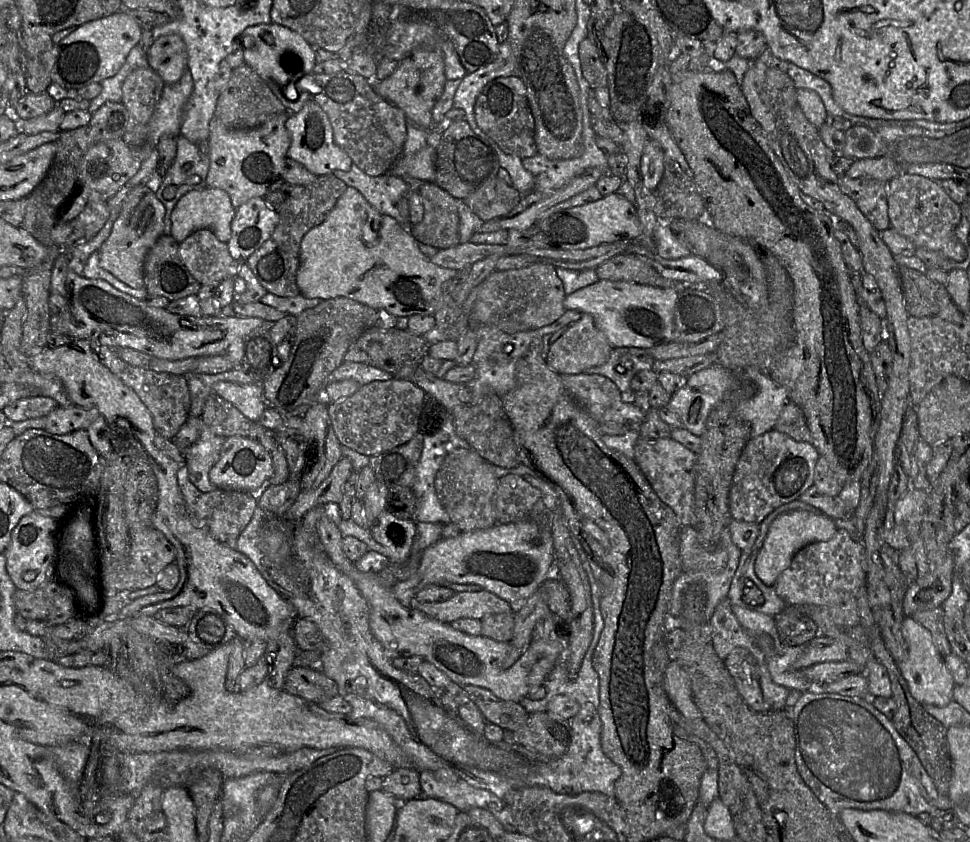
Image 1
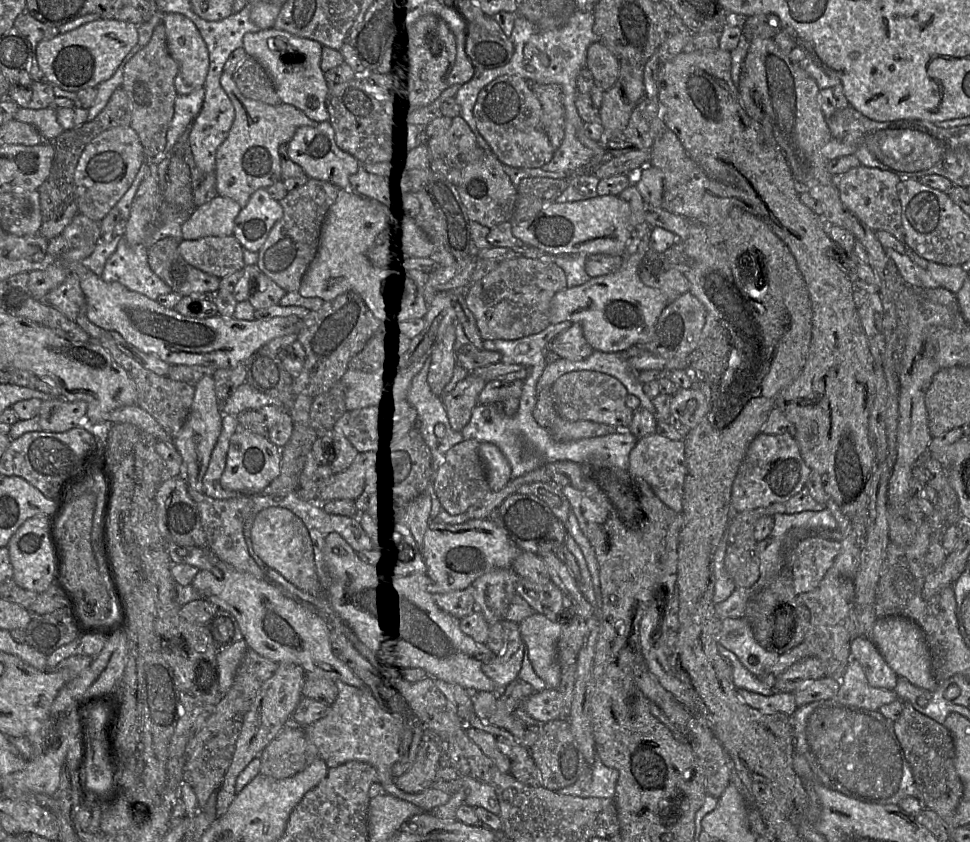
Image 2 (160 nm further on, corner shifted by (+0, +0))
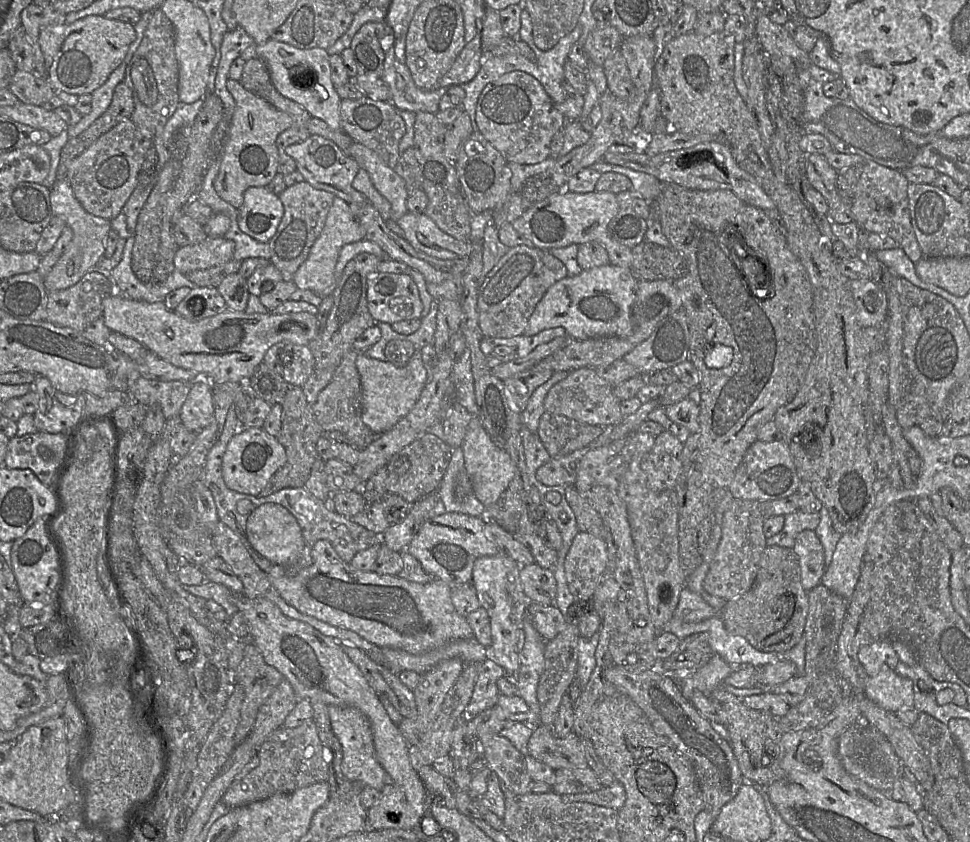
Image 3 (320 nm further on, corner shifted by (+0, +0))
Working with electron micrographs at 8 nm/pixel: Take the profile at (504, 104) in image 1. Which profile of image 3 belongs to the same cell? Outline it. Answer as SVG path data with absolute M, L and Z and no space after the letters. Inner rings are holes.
M523 71L503 74L486 85L477 102L479 132L509 162L537 164L551 156L551 143L567 119L556 107L542 84Z

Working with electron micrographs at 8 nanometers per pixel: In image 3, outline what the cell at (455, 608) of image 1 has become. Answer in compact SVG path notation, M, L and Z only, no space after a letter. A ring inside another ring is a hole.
M530 602L527 616L545 641L554 639L569 622L568 618L555 605L541 605Z

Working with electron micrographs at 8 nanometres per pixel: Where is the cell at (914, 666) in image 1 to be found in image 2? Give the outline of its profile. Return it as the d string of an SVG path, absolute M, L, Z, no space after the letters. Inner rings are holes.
M904 617L877 619L870 634L871 640L892 670L911 684L928 691L934 691L938 682L931 672L931 656L922 629L912 620Z

